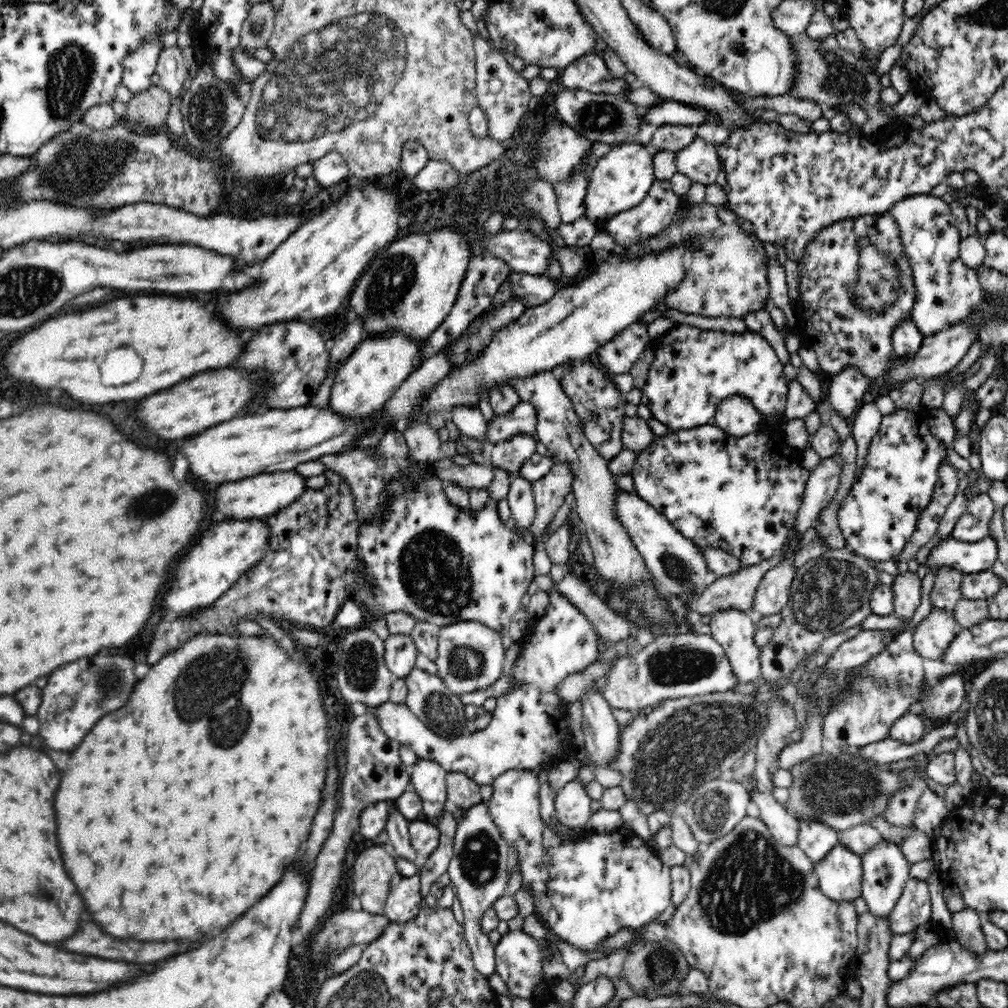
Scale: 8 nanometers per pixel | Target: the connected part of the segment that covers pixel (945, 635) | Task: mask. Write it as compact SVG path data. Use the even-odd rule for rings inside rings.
M932 608L928 616L916 626L916 630L912 631L913 647L921 657L940 660L957 630L952 610Z

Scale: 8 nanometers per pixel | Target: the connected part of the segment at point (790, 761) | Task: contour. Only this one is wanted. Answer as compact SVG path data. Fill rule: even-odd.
M816 707L807 710L806 730L799 741L786 745L779 754L780 769L792 769L798 764L804 764L810 757L822 753L823 735L820 734L820 713Z

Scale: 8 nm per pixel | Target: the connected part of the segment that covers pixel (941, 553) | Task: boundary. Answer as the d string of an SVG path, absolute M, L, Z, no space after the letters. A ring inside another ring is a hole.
M949 536L942 539L930 554L930 570L952 567L966 574L992 569L998 560L998 546L993 537L978 542L962 542Z

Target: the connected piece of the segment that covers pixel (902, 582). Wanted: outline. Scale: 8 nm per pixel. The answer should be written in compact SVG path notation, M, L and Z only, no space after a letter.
M907 570L898 572L890 582L893 592L894 616L910 621L914 617L916 608L920 606L921 581L916 572Z

